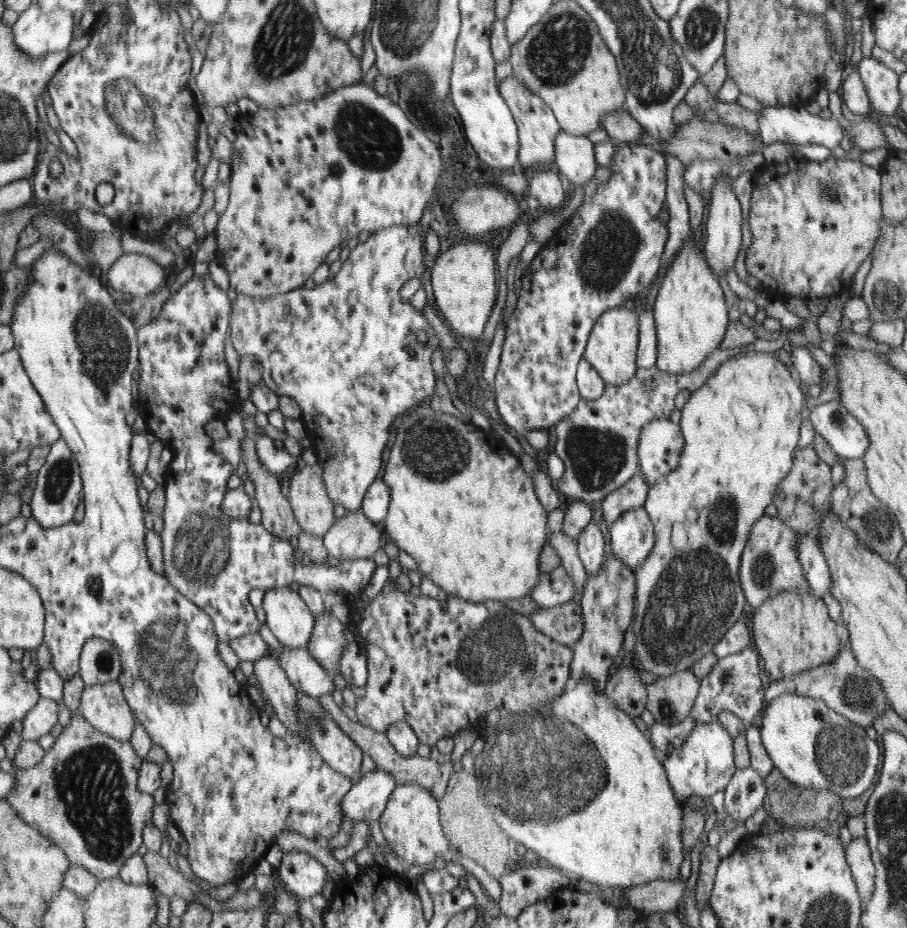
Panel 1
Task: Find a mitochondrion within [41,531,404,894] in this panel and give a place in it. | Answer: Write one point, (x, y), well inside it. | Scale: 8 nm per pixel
(90, 784)

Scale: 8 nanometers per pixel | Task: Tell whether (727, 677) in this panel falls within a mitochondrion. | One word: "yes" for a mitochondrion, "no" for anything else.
yes

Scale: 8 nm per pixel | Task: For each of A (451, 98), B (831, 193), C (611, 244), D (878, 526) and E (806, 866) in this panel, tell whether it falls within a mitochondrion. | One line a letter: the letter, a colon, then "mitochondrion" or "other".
A: other
B: mitochondrion
C: mitochondrion
D: mitochondrion
E: other

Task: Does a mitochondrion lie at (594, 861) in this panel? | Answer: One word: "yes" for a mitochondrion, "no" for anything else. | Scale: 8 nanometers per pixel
no

